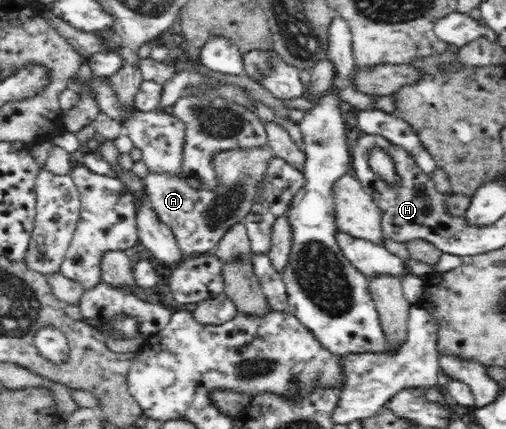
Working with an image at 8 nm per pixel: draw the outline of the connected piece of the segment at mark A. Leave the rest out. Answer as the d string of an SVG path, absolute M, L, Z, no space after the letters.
M267 144L255 150L235 150L217 154L214 166L219 179L223 180L217 193L191 188L183 178L171 178L163 174L149 173L142 181L147 192L151 194L153 215L169 228L186 258L215 251L227 229L250 213L251 203L256 199L257 185L261 181L261 173L265 171L272 157L273 151Z

